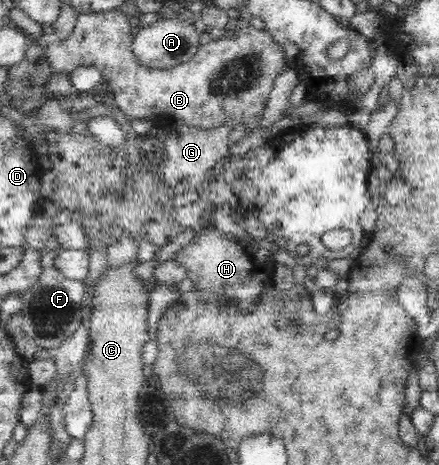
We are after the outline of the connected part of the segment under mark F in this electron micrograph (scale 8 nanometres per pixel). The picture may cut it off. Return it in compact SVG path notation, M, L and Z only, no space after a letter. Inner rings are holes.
M54 266L43 269L40 279L19 294L22 301L22 329L38 348L52 352L78 331L81 321L84 281L68 279Z

